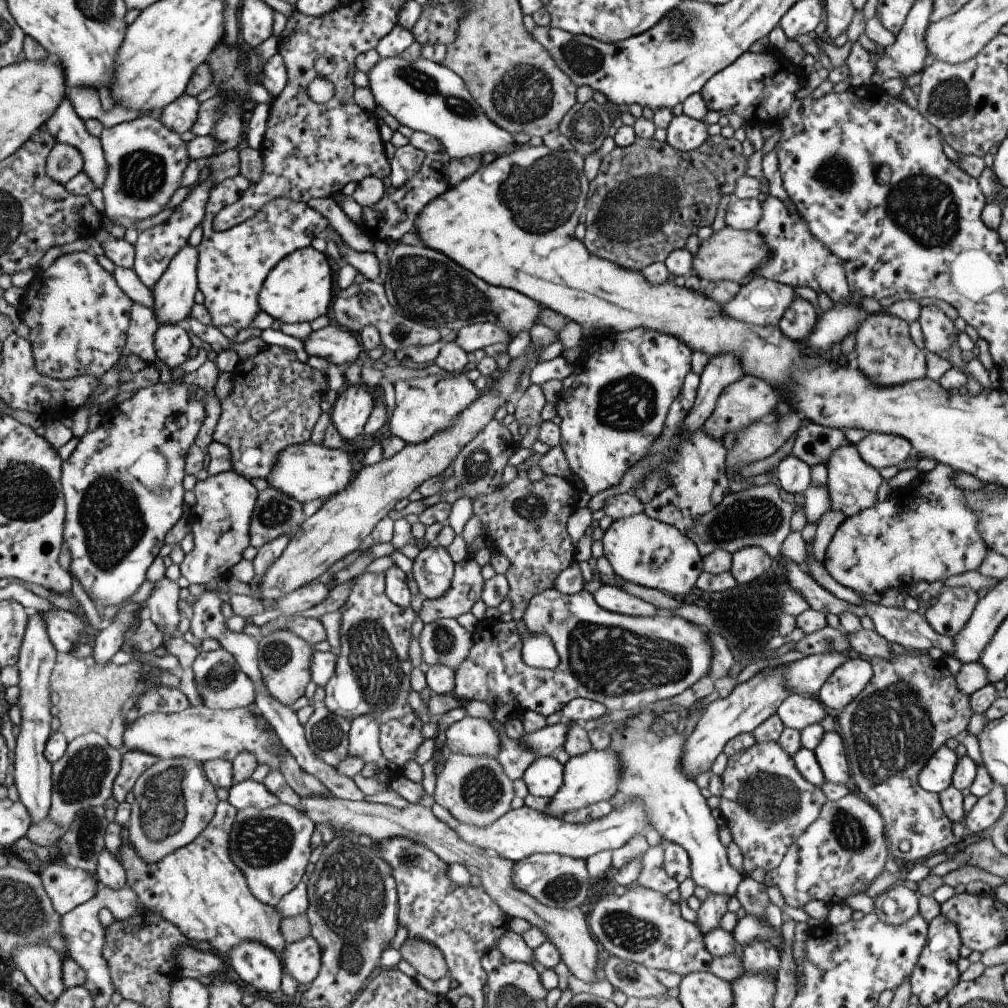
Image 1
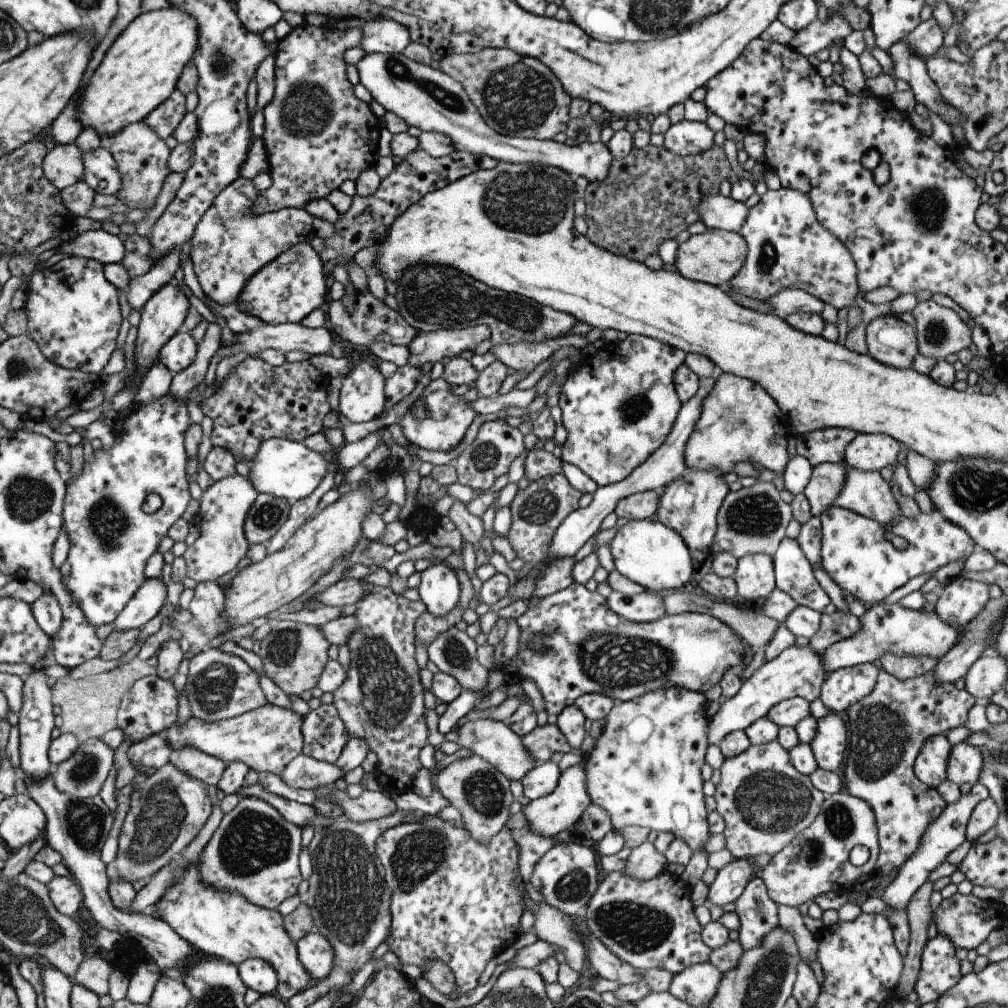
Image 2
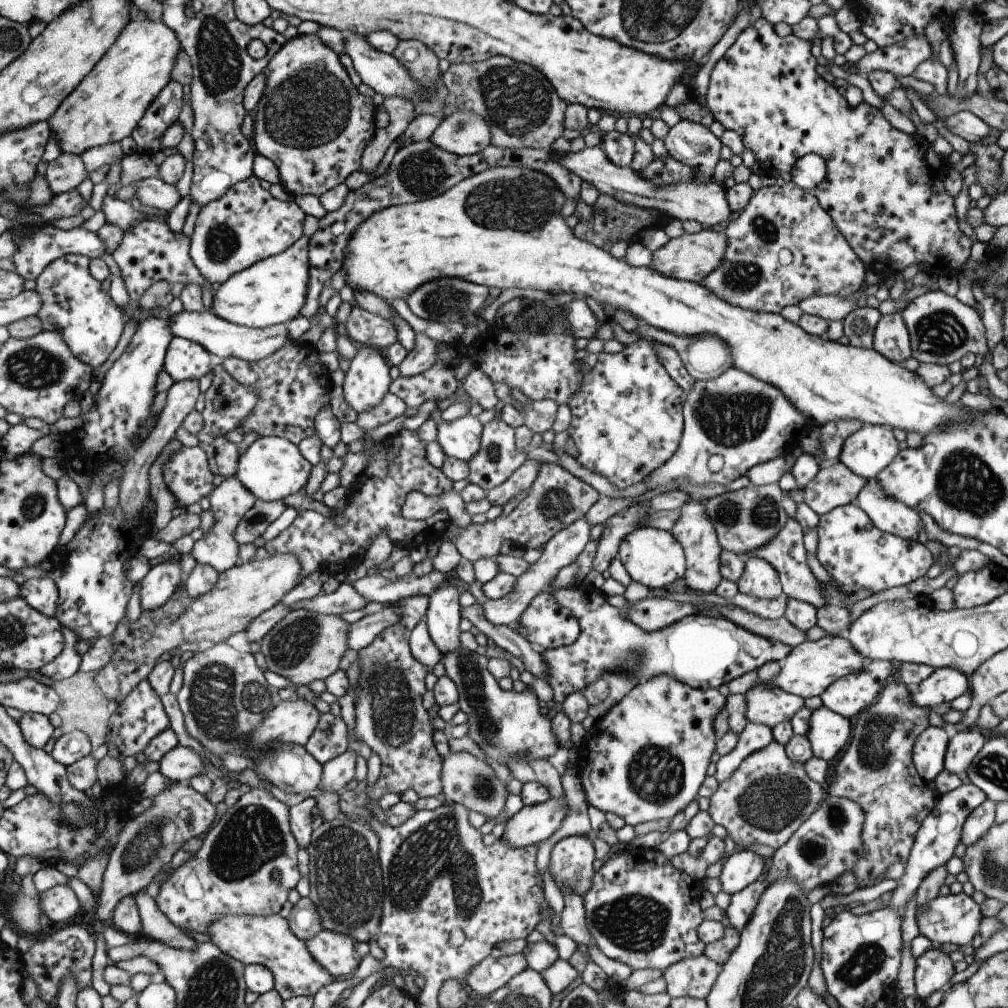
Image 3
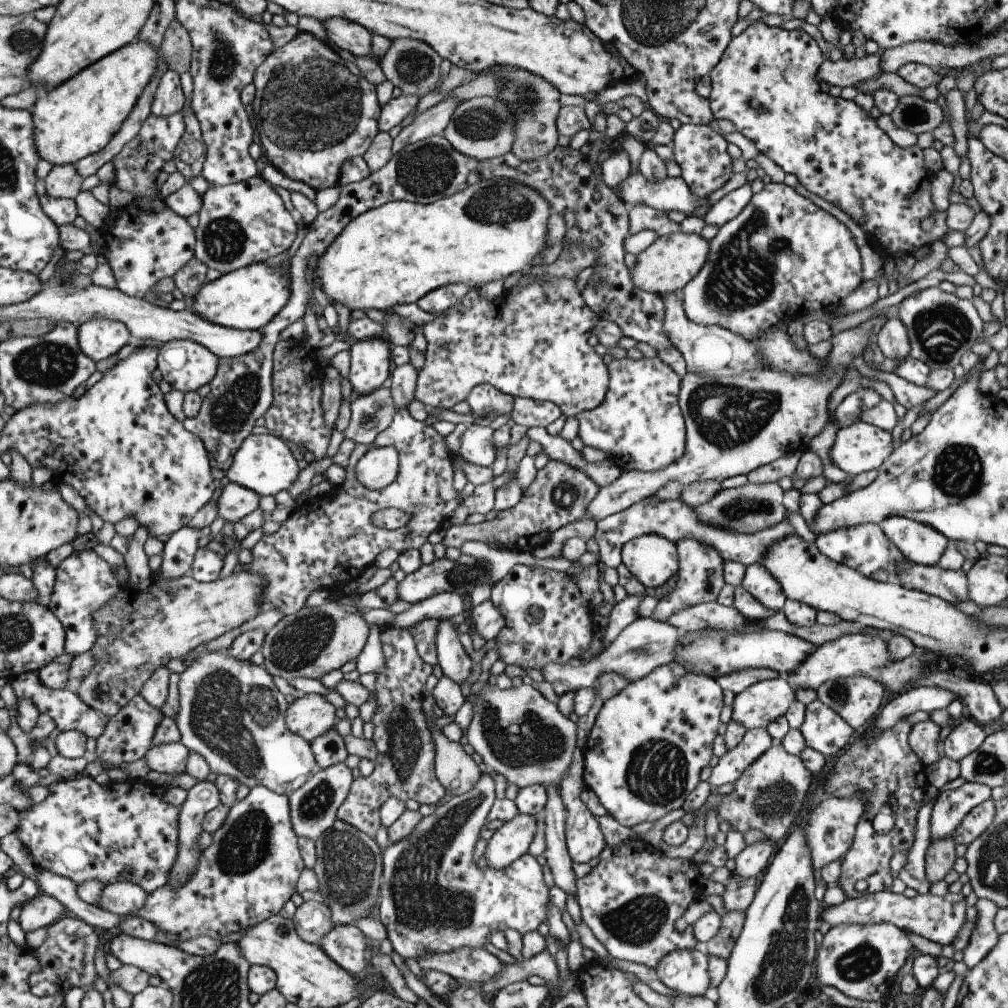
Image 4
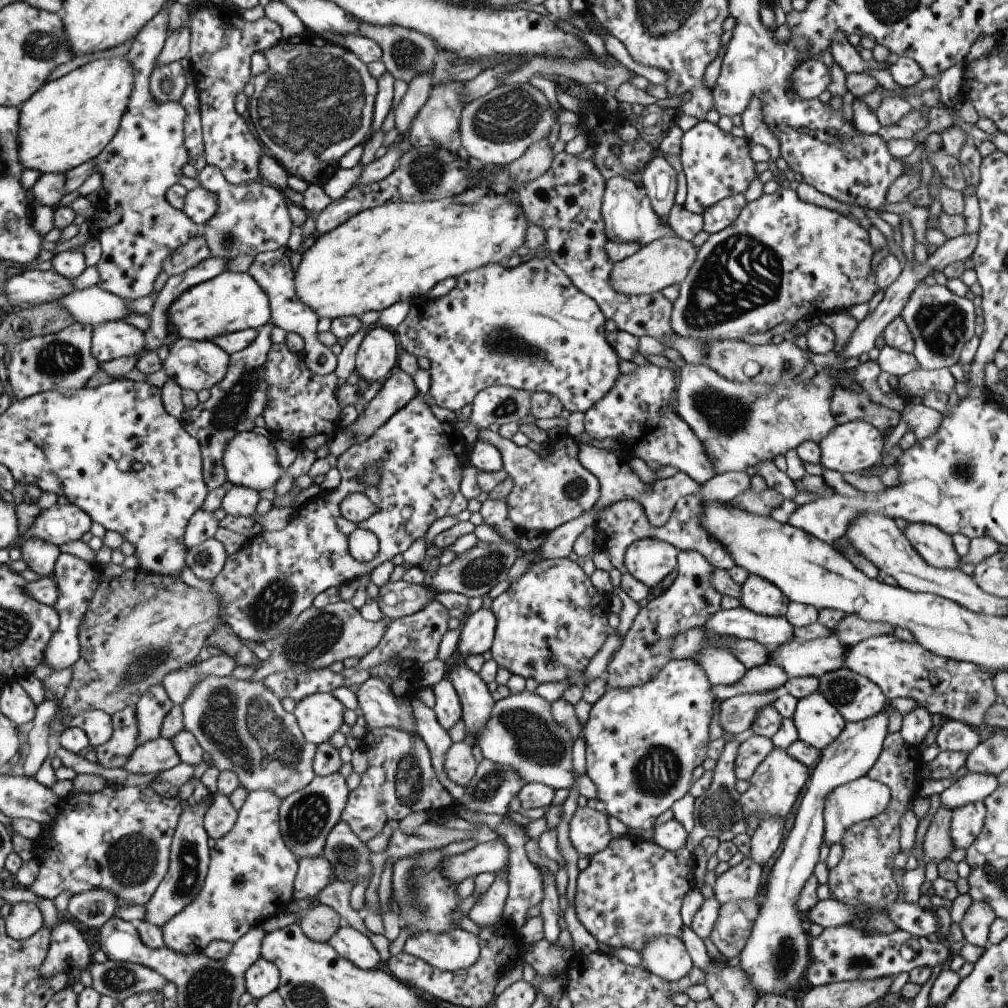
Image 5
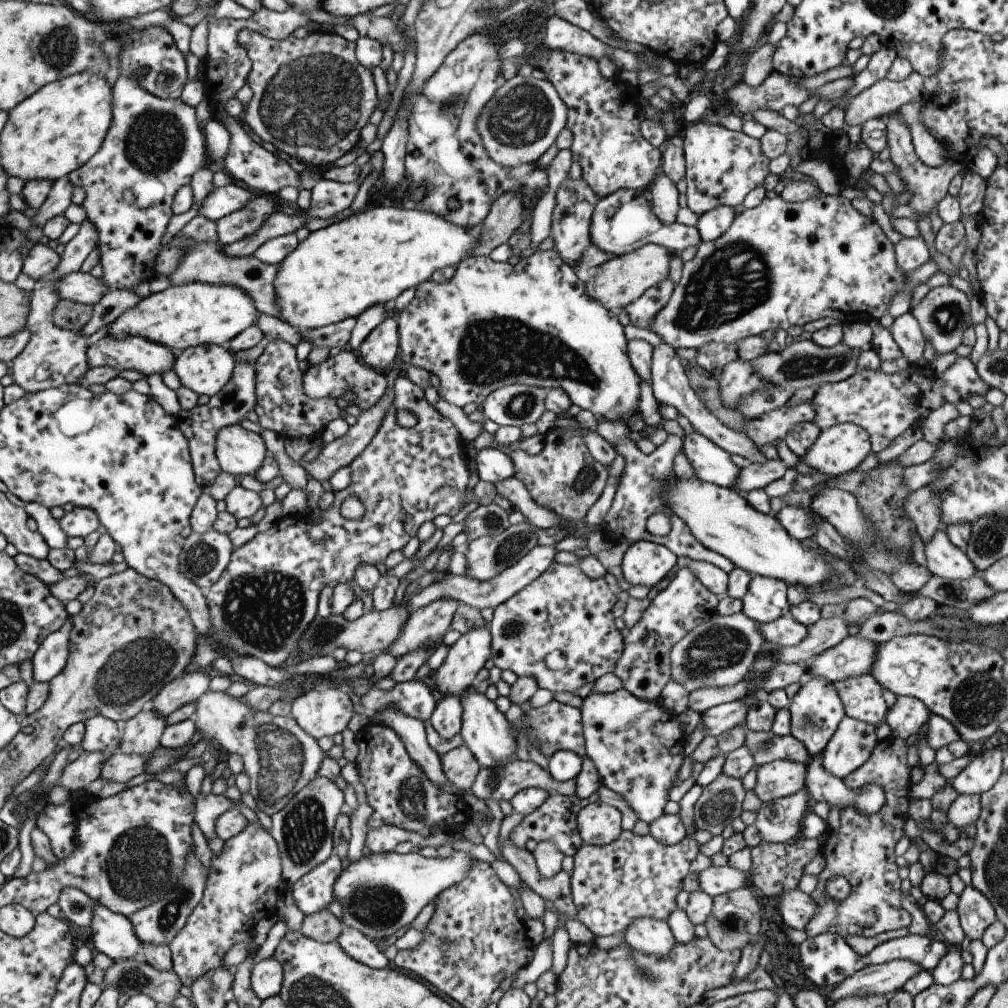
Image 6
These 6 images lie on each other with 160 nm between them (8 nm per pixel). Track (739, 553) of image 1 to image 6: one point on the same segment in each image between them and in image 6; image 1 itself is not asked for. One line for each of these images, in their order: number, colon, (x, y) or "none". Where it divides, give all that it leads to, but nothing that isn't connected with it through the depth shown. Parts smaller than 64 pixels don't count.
2: (754, 575)
3: (758, 578)
4: (756, 580)
5: (760, 596)
6: (765, 600)

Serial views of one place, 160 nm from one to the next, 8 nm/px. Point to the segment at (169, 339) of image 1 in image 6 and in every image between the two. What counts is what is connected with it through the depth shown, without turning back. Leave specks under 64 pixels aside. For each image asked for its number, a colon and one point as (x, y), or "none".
2: (178, 352)
3: (184, 360)
4: (185, 365)
5: (194, 365)
6: (204, 369)

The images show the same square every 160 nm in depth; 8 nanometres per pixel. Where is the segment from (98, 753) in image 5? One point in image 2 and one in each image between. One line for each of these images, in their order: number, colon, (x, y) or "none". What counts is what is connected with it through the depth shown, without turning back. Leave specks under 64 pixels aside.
2: (149, 707)
3: (139, 716)
4: (128, 733)

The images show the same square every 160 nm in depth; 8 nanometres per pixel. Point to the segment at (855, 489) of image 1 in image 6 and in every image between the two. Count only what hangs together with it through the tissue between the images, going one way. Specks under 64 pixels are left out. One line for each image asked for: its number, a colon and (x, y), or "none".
2: (865, 493)
3: (890, 516)
4: (920, 544)
5: (934, 546)
6: (944, 560)

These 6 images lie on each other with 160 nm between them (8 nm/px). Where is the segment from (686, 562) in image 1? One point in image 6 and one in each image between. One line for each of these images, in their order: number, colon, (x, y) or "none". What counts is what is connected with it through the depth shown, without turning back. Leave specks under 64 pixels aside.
2: (648, 553)
3: (652, 557)
4: (651, 559)
5: (648, 560)
6: (644, 563)

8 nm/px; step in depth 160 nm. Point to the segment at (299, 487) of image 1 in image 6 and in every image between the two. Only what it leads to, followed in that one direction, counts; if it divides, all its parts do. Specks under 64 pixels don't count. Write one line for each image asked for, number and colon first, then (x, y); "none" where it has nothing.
2: (284, 469)
3: (271, 468)
4: (263, 463)
5: (249, 460)
6: (239, 452)

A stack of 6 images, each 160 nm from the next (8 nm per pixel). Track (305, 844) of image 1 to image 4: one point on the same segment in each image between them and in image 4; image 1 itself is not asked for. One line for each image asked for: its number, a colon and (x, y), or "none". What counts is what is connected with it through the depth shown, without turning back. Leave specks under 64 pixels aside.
2: (253, 852)
3: (246, 863)
4: (250, 869)

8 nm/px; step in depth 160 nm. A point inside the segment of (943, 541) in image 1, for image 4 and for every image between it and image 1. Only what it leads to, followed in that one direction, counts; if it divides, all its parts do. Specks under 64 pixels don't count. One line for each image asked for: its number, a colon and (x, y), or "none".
2: (854, 551)
3: (856, 555)
4: (864, 548)

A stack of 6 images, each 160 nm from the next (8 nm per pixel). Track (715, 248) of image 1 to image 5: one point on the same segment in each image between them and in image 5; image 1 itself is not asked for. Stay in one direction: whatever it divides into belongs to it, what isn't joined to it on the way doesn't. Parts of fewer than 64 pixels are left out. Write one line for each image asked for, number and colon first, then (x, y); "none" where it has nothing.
2: (713, 256)
3: (689, 257)
4: (666, 265)
5: (665, 261)

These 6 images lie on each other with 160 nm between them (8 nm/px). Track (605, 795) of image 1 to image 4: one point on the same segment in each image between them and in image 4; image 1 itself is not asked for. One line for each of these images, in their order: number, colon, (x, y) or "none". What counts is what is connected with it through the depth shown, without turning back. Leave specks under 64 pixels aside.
2: (546, 816)
3: (531, 824)
4: (506, 844)

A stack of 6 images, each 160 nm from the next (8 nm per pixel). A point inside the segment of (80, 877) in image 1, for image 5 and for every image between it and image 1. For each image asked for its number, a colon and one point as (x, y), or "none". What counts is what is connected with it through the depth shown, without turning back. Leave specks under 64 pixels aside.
2: (65, 896)
3: (59, 903)
4: (40, 912)
5: (25, 919)

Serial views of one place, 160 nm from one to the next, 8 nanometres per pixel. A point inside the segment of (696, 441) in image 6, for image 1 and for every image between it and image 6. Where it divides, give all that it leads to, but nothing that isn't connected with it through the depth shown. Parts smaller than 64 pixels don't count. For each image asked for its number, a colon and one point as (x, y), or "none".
1: (612, 406)
2: (619, 407)
3: (626, 417)
4: (638, 423)
5: (636, 412)

